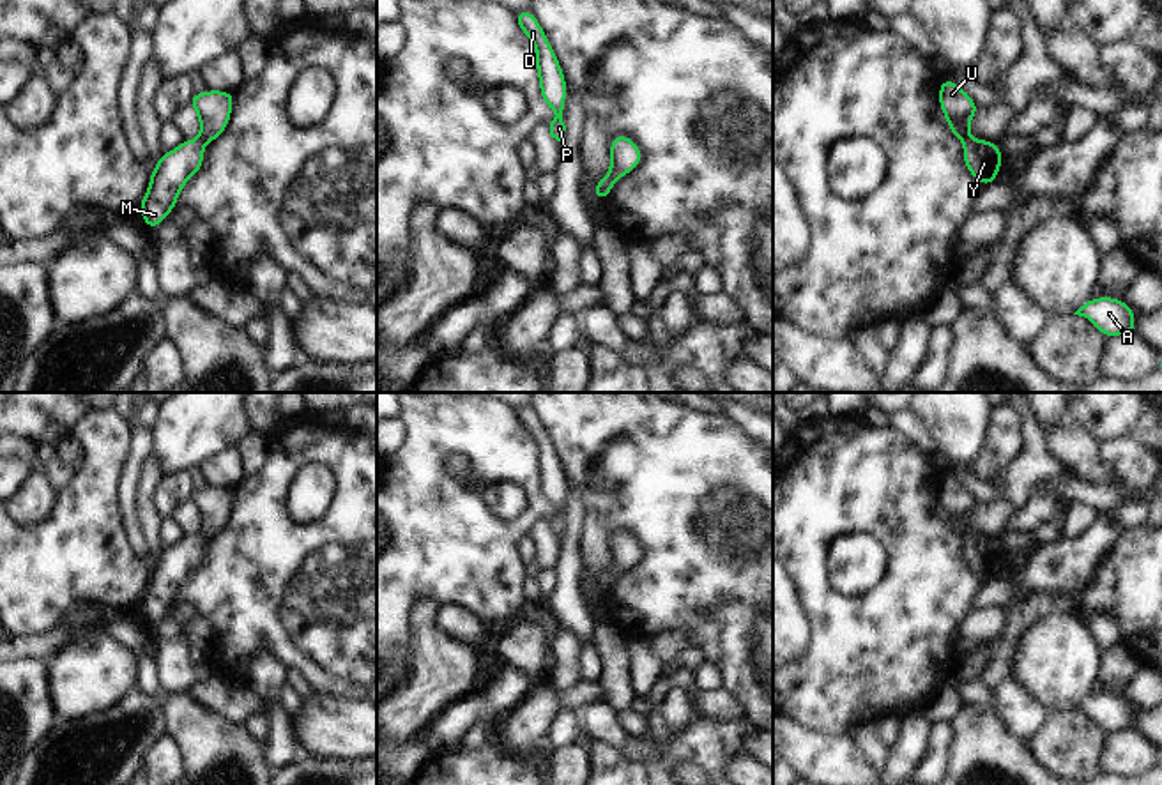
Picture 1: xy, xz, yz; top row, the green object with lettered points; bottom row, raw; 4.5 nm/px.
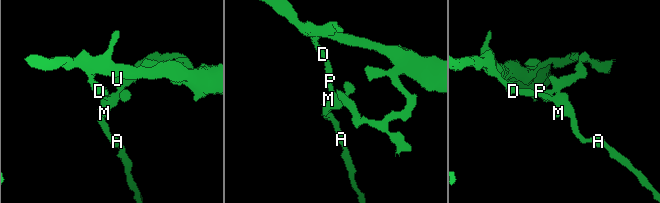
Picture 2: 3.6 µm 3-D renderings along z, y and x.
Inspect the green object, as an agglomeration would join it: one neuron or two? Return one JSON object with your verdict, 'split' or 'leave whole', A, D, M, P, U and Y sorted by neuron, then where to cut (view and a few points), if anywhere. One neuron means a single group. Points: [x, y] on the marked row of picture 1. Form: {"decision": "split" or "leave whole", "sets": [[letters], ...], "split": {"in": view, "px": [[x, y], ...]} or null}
{"decision": "split", "sets": [["A", "D", "M", "P", "Y"], ["U"]], "split": {"in": "yz", "px": [[970, 137], [963, 142]]}}

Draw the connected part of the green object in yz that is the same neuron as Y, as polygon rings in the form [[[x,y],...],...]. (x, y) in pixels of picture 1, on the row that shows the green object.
[[[967,138],[964,145],[964,166],[983,187],[998,180],[1003,163],[999,143]]]

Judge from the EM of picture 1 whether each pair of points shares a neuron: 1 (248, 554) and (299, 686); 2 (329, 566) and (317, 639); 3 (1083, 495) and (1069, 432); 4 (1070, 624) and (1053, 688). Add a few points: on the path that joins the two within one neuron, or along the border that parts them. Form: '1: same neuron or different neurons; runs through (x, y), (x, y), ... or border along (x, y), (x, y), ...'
1: different neurons; border along (285, 669), (294, 669), (317, 693)
2: same neuron; runs through (329, 584), (329, 621)
3: different neurons; border along (1063, 471), (1093, 485), (1116, 487)
4: same neuron; runs through (1063, 640), (1058, 653), (1058, 672)

